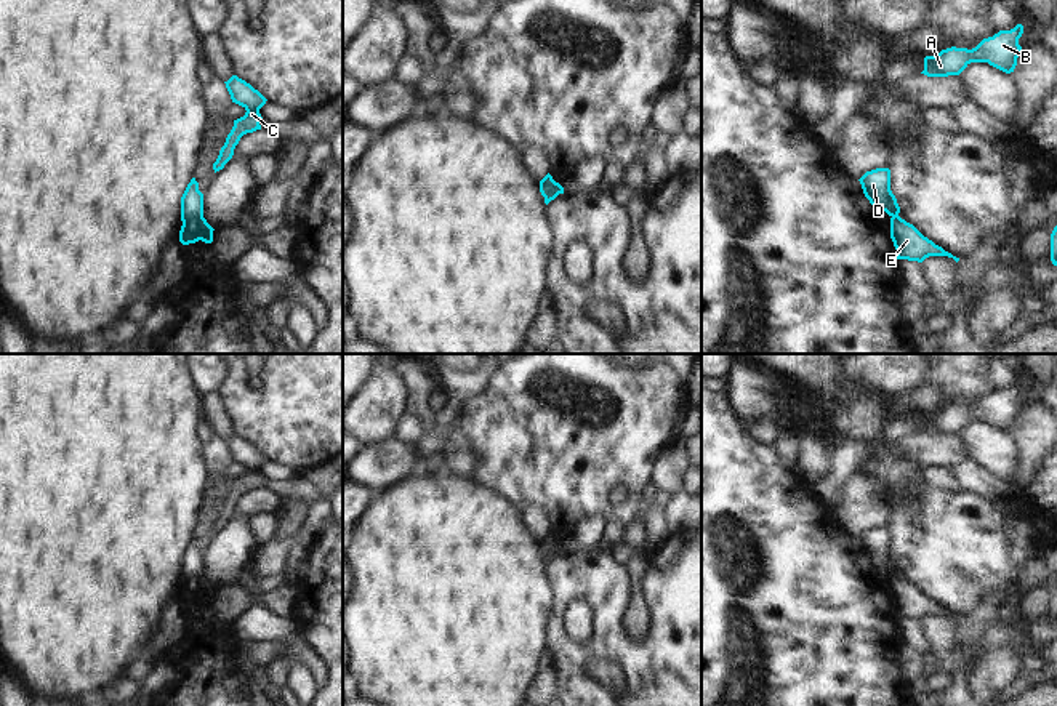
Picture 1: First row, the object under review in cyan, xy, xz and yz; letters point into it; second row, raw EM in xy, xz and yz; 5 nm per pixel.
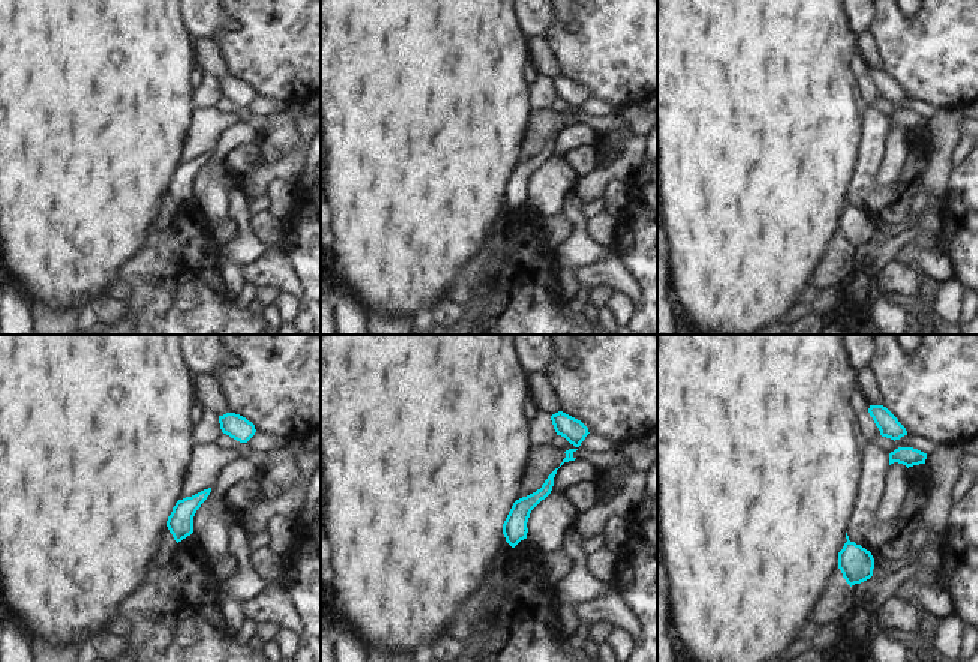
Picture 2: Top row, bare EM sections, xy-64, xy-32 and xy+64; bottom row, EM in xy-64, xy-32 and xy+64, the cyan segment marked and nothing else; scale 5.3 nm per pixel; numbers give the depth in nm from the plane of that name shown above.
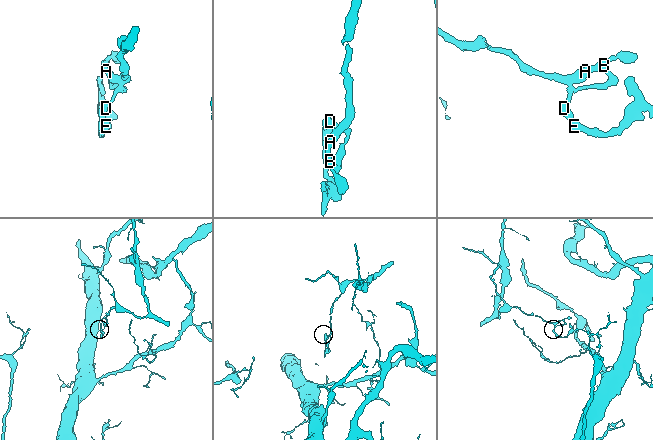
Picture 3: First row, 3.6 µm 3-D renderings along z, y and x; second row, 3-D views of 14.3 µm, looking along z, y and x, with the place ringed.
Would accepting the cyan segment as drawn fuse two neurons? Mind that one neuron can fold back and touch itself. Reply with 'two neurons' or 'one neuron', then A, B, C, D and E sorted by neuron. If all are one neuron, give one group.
two neurons; groups A B C D / E

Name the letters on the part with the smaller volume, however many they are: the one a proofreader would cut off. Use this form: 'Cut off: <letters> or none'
Cut off: E

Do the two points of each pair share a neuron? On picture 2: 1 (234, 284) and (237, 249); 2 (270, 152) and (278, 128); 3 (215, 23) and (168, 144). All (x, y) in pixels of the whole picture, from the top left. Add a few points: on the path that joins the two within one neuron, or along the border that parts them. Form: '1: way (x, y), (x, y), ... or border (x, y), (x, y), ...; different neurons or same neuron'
1: border (224, 245), (224, 255), (242, 267); different neurons
2: way (273, 146), (278, 134); same neuron
3: border (179, 15), (185, 30), (194, 39); different neurons

